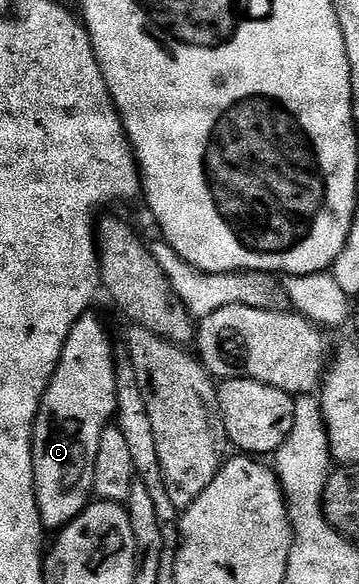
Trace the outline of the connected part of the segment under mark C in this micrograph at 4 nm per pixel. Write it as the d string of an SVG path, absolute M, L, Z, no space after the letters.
M88 312L82 314L77 320L77 324L73 324L73 332L69 332L69 336L63 345L61 352L61 360L57 364L57 368L51 377L49 388L45 392L45 396L39 405L39 411L35 417L35 435L31 438L31 451L33 452L33 468L35 469L35 495L37 496L37 508L39 515L43 521L44 527L48 531L58 532L64 526L68 526L80 512L89 505L89 495L93 491L93 468L97 460L97 444L101 444L101 432L105 432L105 428L112 425L115 416L115 405L117 404L117 380L115 379L115 351L116 347L111 346L111 338L107 335L107 330L103 327L103 322L99 318L94 318L94 313Z

